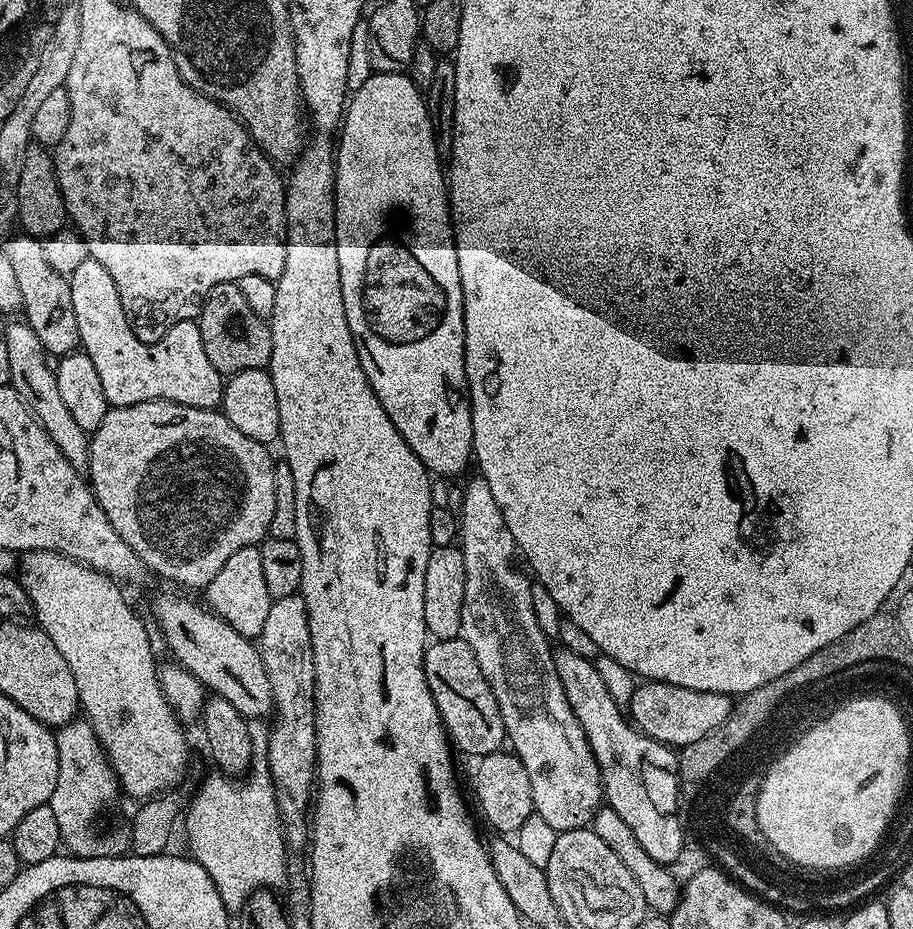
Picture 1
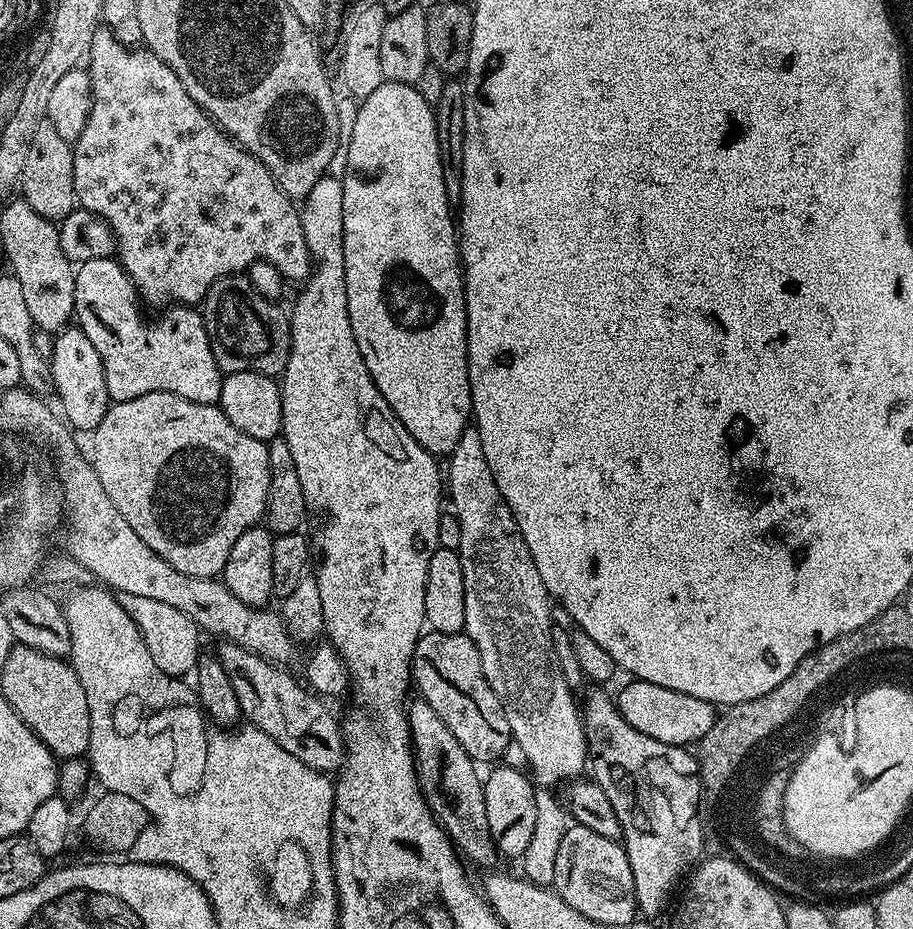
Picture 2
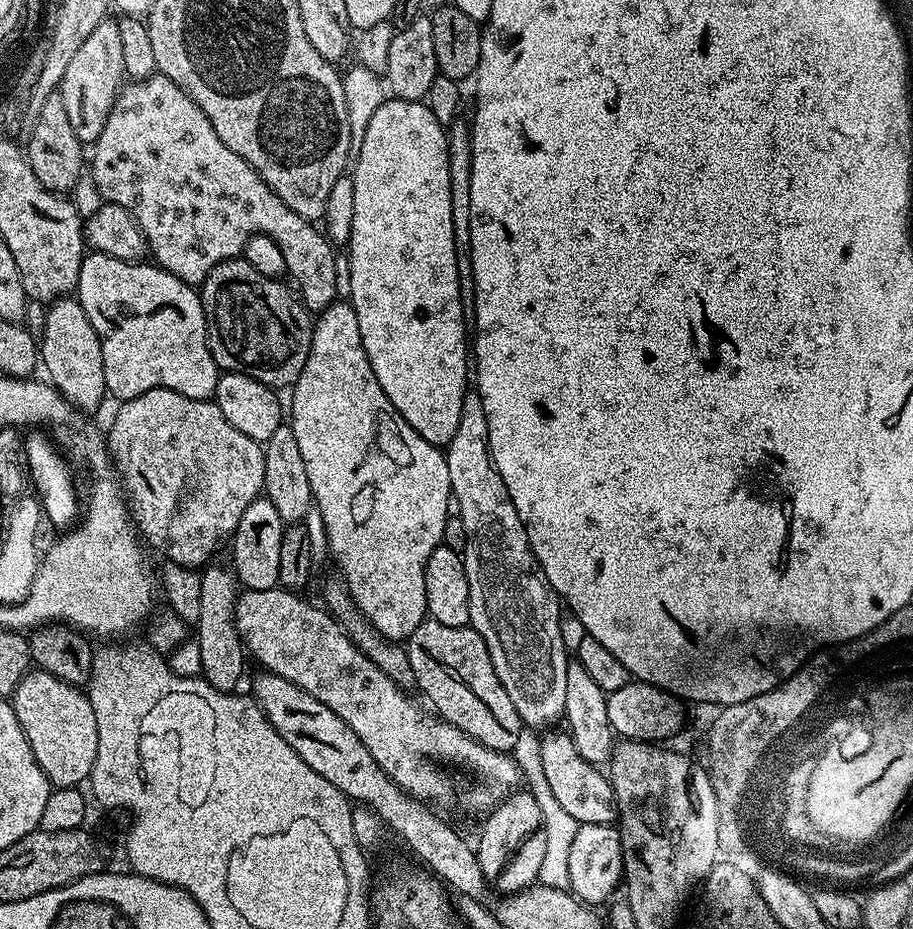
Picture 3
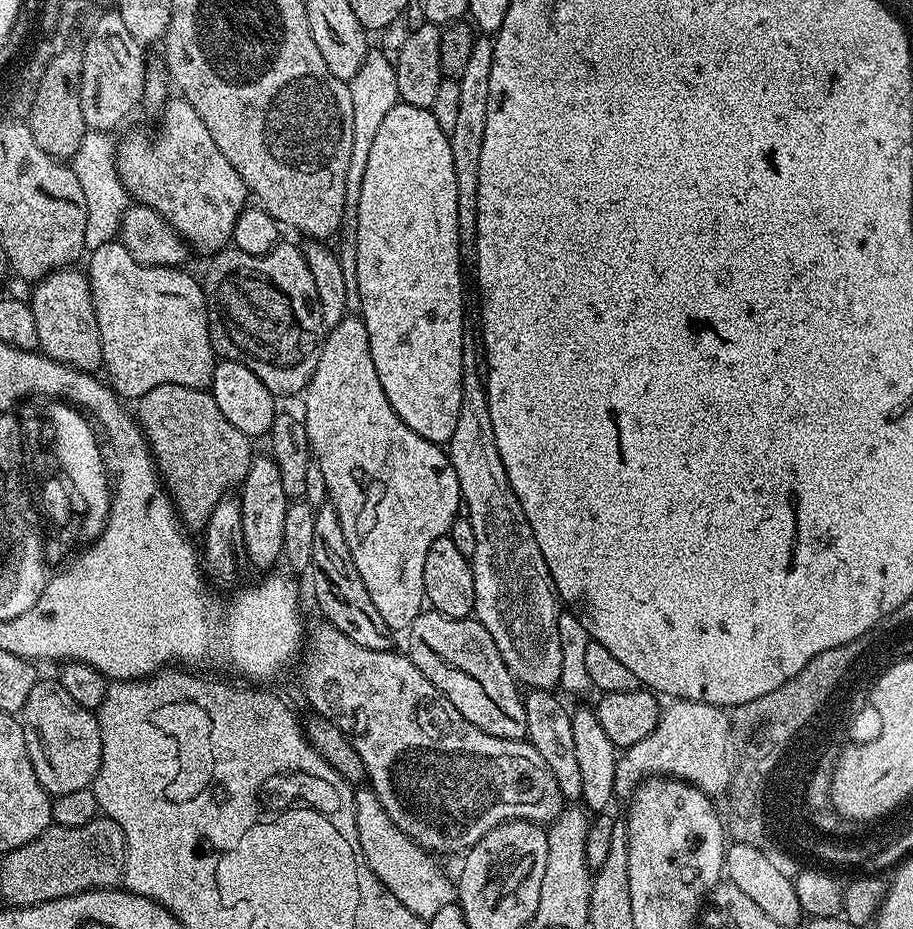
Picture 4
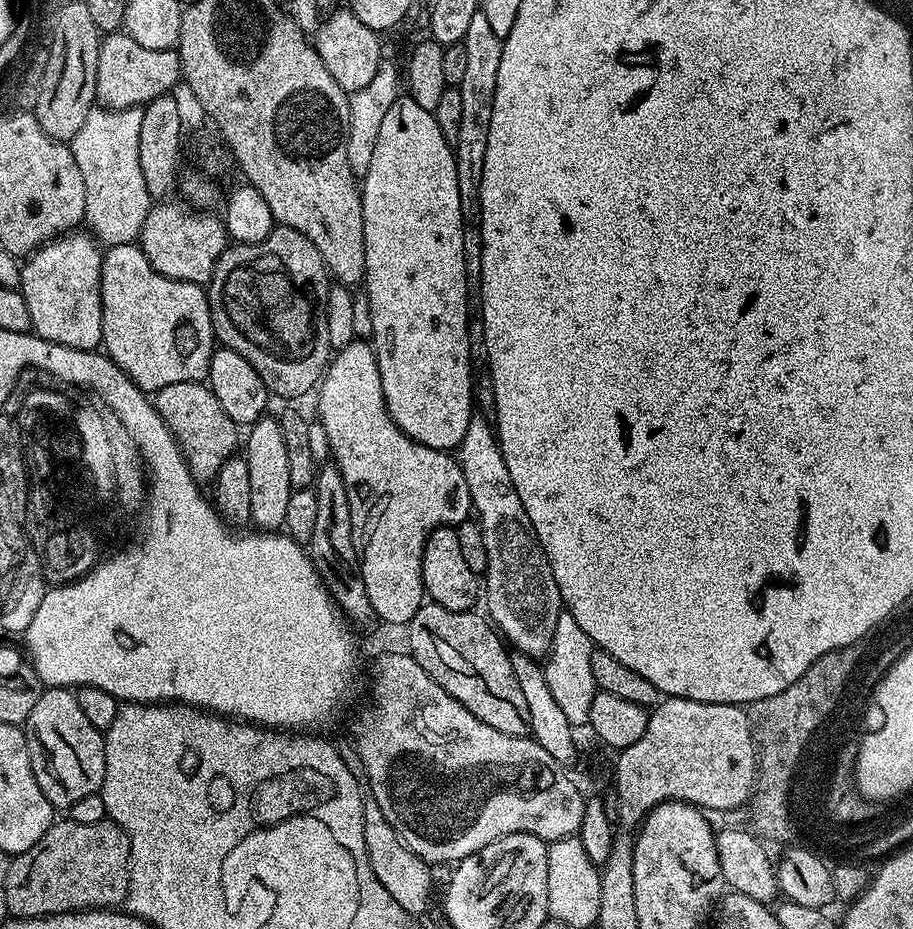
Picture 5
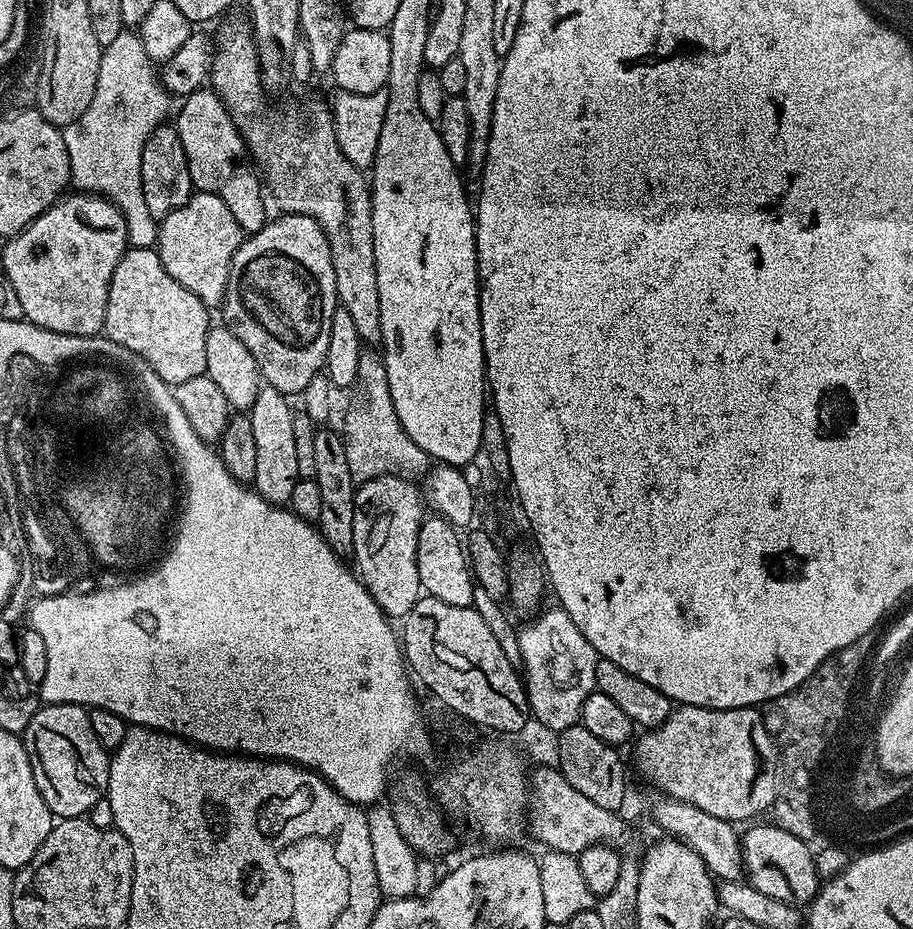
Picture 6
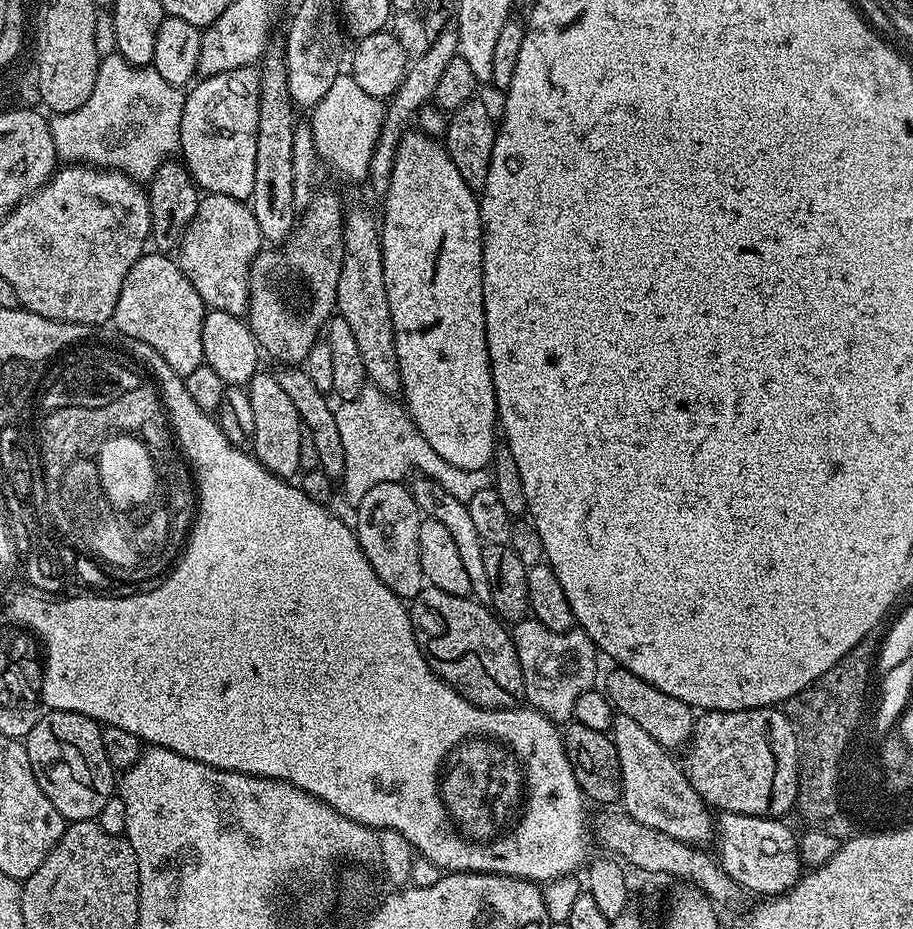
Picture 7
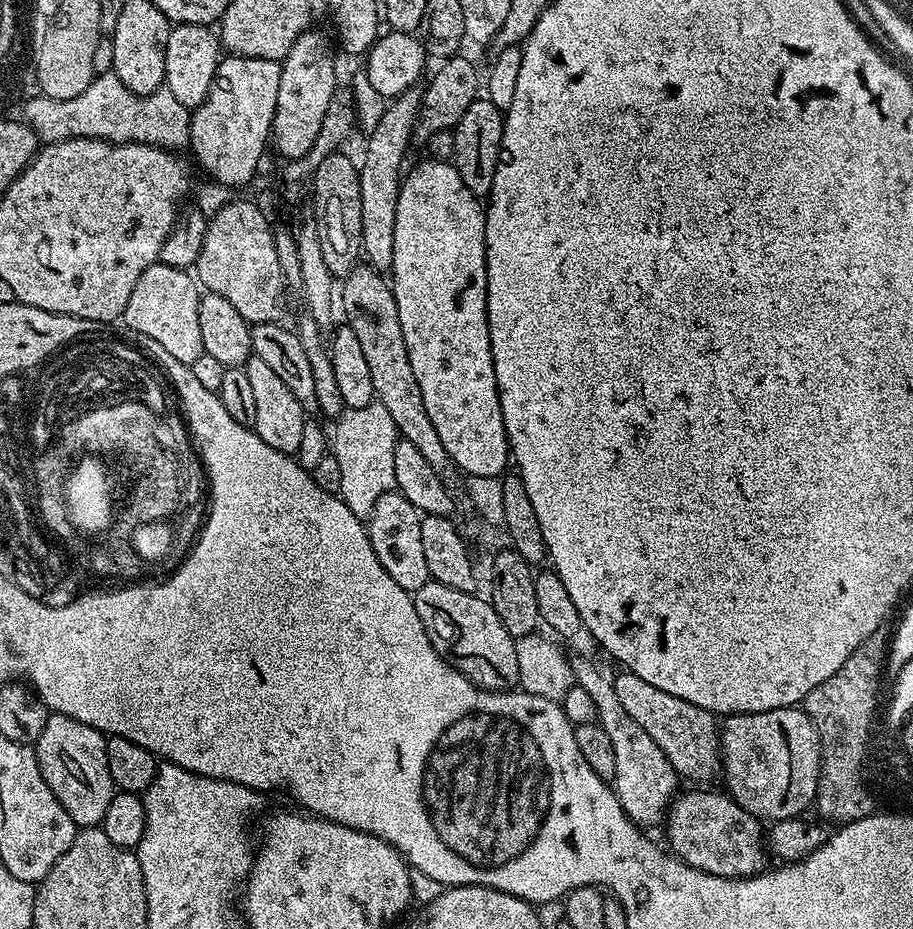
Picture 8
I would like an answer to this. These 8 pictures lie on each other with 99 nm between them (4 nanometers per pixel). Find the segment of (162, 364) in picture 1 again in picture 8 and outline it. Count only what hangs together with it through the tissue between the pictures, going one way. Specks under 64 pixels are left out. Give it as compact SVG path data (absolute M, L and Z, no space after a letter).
M159 262L152 264L138 278L130 302L122 317L124 328L132 328L140 336L154 338L178 362L192 364L204 355L202 330L198 327L198 306L202 288L191 271Z

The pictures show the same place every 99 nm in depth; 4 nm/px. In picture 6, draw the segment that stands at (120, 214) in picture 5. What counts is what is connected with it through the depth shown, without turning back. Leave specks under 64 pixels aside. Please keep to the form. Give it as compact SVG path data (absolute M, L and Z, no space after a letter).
M123 30L114 42L102 48L100 54L100 69L98 70L98 86L94 90L94 98L90 106L74 121L63 129L64 142L70 170L71 183L77 184L77 189L88 194L99 194L105 200L111 200L120 208L124 216L128 243L134 248L150 248L155 245L158 222L150 214L146 206L146 194L142 194L142 152L154 129L160 127L169 119L168 100L170 93L164 87L161 77L154 69L154 62L146 54L139 35L132 30Z

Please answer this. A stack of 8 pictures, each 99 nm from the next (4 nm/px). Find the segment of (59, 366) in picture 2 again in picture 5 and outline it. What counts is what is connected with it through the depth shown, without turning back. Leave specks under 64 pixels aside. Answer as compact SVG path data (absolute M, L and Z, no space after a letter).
M65 234L49 240L31 253L20 269L18 291L26 298L35 335L53 344L90 352L99 349L104 339L100 305L102 252L91 235L76 235L80 234Z

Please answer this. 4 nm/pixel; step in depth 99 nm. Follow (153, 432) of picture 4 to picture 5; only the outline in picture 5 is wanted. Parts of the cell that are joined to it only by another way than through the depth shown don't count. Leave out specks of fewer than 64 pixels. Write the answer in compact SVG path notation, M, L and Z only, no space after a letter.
M191 380L174 382L155 393L154 403L164 425L172 432L173 439L183 453L185 464L197 481L211 481L220 467L237 451L238 426L222 410L222 402L212 393L207 383Z

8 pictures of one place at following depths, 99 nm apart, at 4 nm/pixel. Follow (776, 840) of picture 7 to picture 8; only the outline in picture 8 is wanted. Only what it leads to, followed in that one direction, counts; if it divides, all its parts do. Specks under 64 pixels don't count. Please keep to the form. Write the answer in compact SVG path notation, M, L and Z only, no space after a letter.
M692 790L679 793L669 805L666 813L665 829L668 828L669 849L673 855L679 857L684 864L704 873L714 874L715 877L740 879L759 875L765 869L764 856L766 848L763 844L764 826L756 816L750 815L738 806L735 800L723 791L710 792L708 790Z

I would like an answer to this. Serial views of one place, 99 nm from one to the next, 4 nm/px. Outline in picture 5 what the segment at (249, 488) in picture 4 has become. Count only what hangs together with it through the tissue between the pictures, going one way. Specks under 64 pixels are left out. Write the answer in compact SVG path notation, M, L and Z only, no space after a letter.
M261 418L251 425L248 436L248 452L246 459L248 469L250 470L250 514L252 515L251 523L260 530L280 530L285 527L284 519L286 518L287 506L293 503L294 489L290 482L290 458L286 458L286 444L282 438L279 419Z

